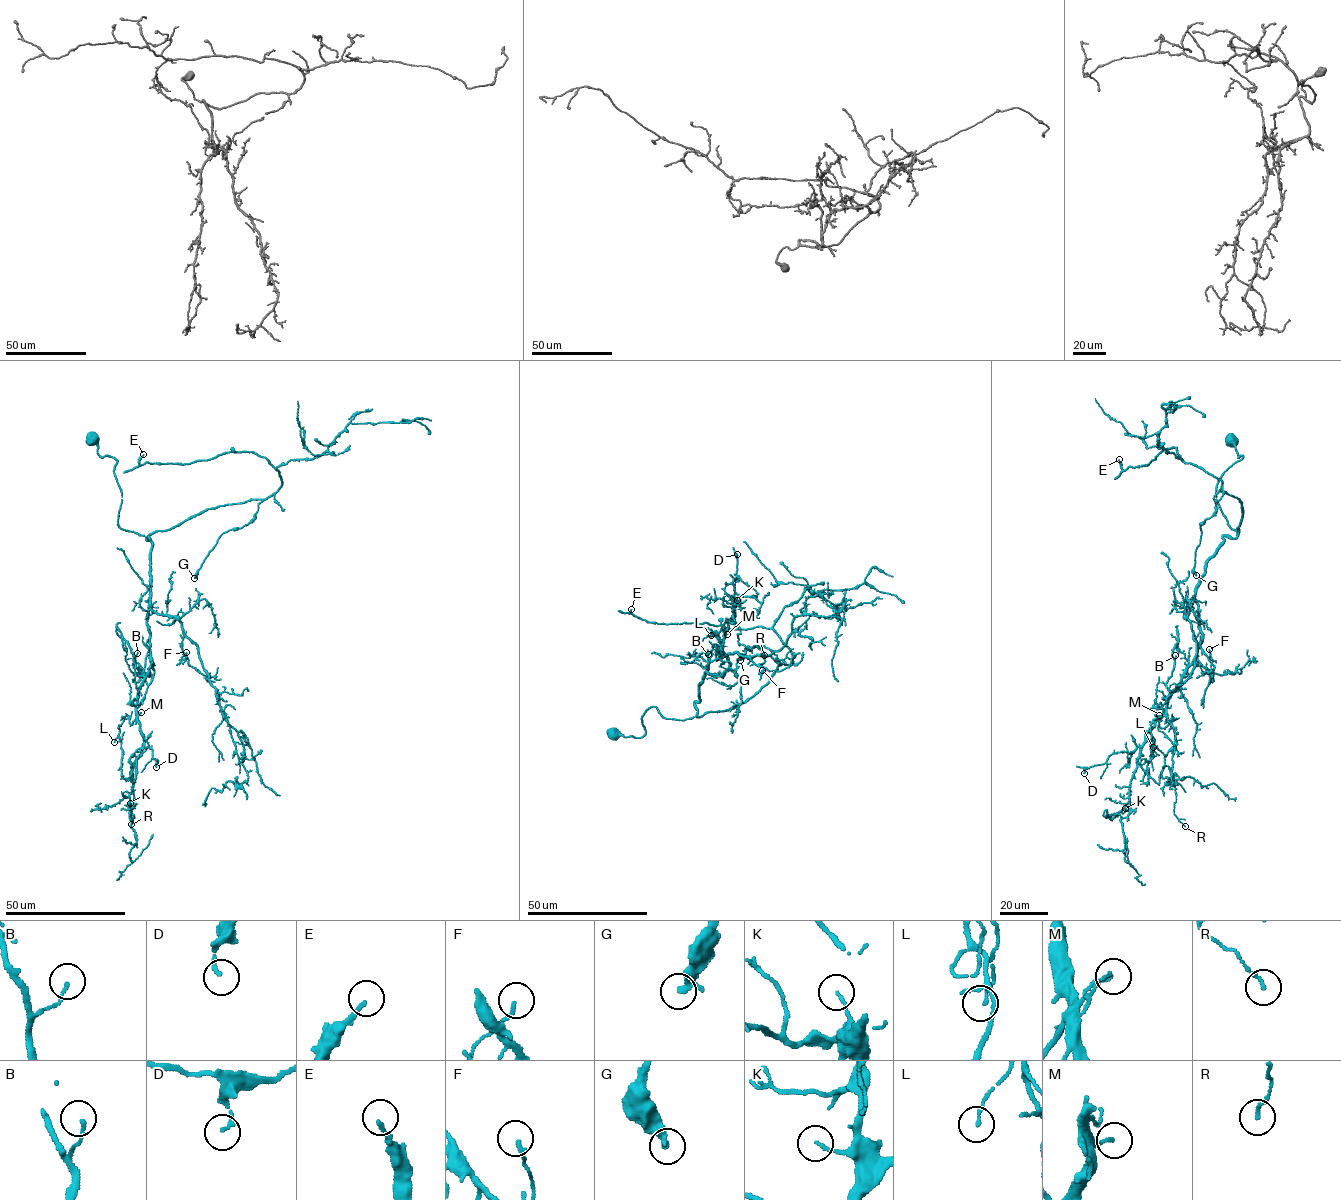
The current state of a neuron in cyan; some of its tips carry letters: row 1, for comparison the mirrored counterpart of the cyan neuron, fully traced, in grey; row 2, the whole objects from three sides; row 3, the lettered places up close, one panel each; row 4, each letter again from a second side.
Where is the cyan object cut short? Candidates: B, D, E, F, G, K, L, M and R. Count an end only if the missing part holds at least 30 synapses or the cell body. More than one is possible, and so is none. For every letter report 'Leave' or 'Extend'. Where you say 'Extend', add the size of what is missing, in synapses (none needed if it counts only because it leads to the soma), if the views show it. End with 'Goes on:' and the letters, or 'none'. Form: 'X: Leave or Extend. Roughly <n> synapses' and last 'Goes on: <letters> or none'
B: Leave
D: Leave
E: Leave
F: Leave
G: Leave
K: Leave
L: Leave
M: Leave
R: Leave
Goes on: none

